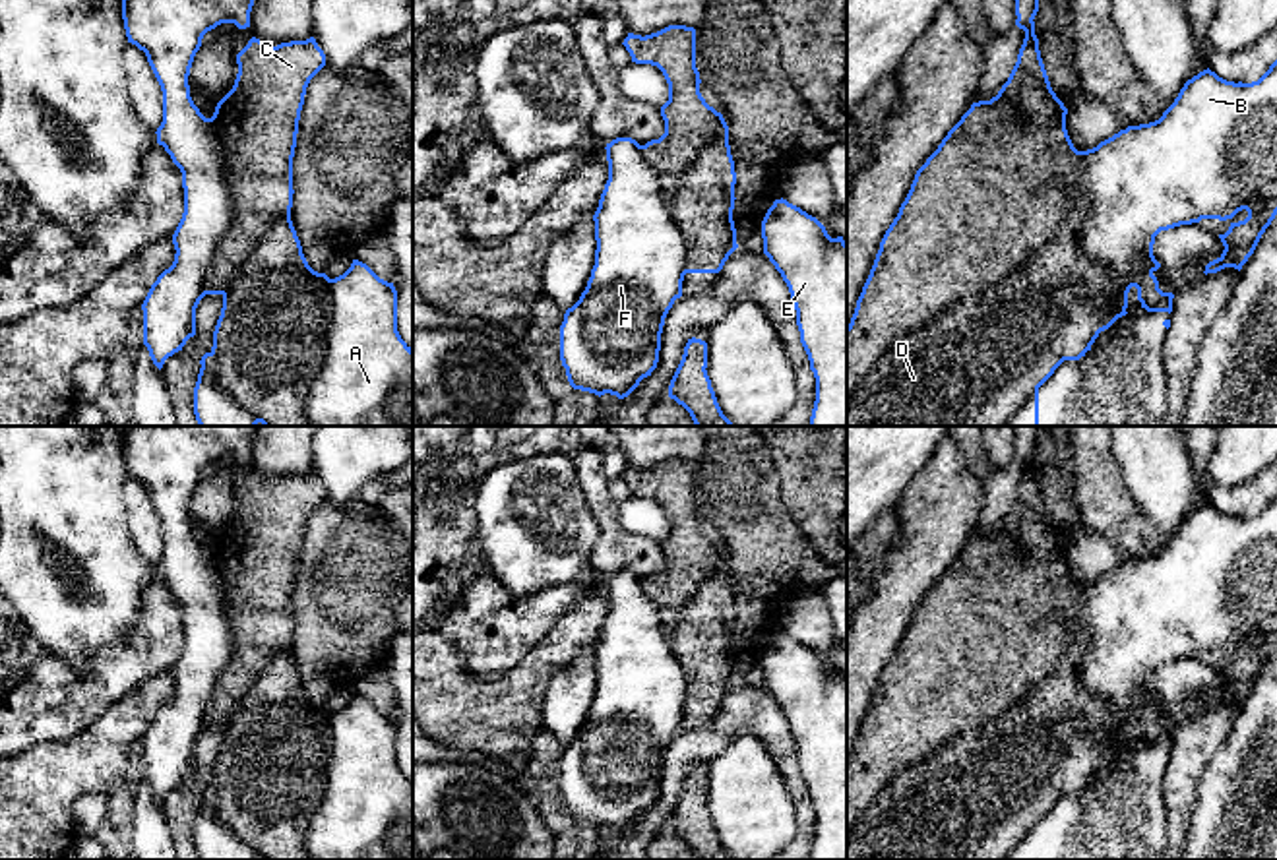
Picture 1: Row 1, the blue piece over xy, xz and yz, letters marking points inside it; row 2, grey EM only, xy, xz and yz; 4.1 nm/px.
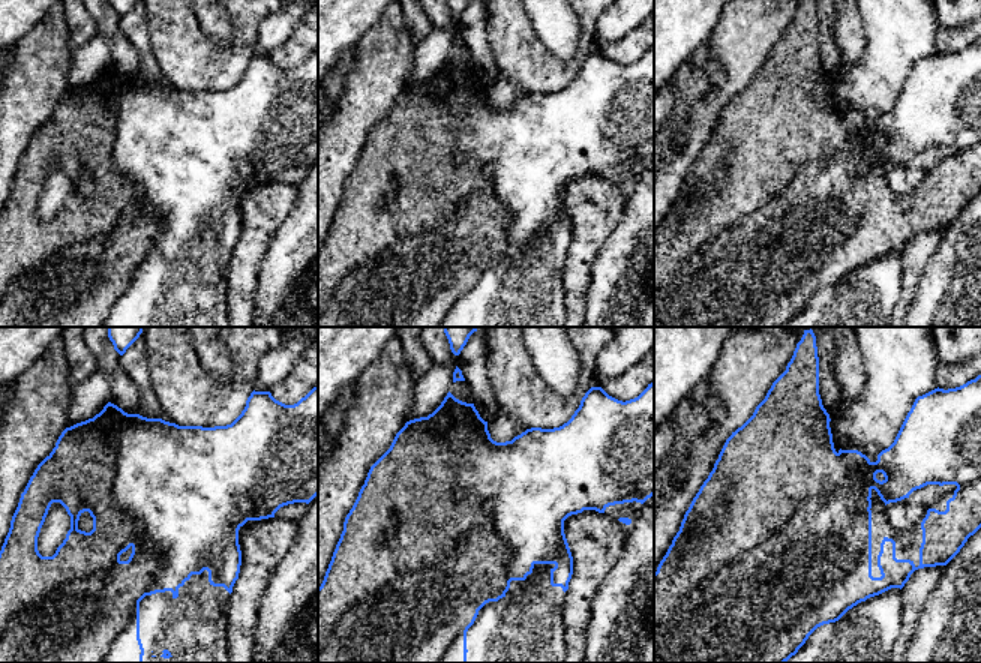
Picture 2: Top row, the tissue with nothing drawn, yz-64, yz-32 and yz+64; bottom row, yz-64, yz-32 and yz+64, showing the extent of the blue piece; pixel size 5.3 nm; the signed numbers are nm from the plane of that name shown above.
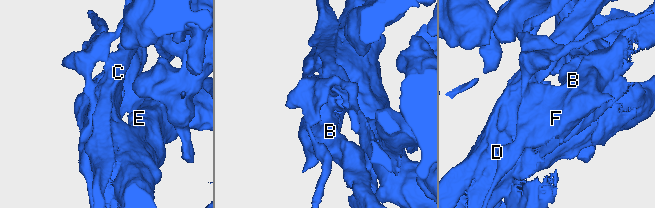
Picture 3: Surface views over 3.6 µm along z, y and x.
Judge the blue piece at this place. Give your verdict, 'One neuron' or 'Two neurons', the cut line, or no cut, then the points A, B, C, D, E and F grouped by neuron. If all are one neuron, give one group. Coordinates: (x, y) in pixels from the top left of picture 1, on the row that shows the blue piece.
Two neurons. Split along yz (1080, 152), (847, 401). Groups: A B D E F / C

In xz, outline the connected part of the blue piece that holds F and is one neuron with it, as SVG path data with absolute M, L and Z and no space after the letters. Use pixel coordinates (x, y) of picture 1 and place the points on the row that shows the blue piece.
M616 138L605 147L608 180L593 215L595 265L585 291L566 310L560 325L560 360L574 389L599 397L605 393L628 397L657 368L665 318L682 296L684 275L719 273L738 248L732 221L736 172L729 138L717 138L709 149L701 149L692 138L684 138L684 143L688 157L676 161L676 167L684 170L678 180L665 176L655 161L647 161L641 145L632 138Z

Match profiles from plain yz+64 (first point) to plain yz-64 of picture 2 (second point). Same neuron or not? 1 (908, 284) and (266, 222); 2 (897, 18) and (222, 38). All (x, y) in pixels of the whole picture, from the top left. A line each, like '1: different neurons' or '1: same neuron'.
1: same neuron
2: same neuron

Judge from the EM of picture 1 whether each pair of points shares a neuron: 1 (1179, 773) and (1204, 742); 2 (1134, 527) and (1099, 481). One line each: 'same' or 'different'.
1: same
2: same

